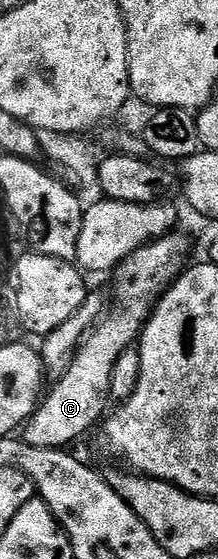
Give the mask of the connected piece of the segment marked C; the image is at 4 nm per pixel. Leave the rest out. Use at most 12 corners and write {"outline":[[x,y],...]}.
{"outline":[[174,230],[117,265],[111,307],[23,425],[64,449],[111,400],[111,370],[178,275]]}

